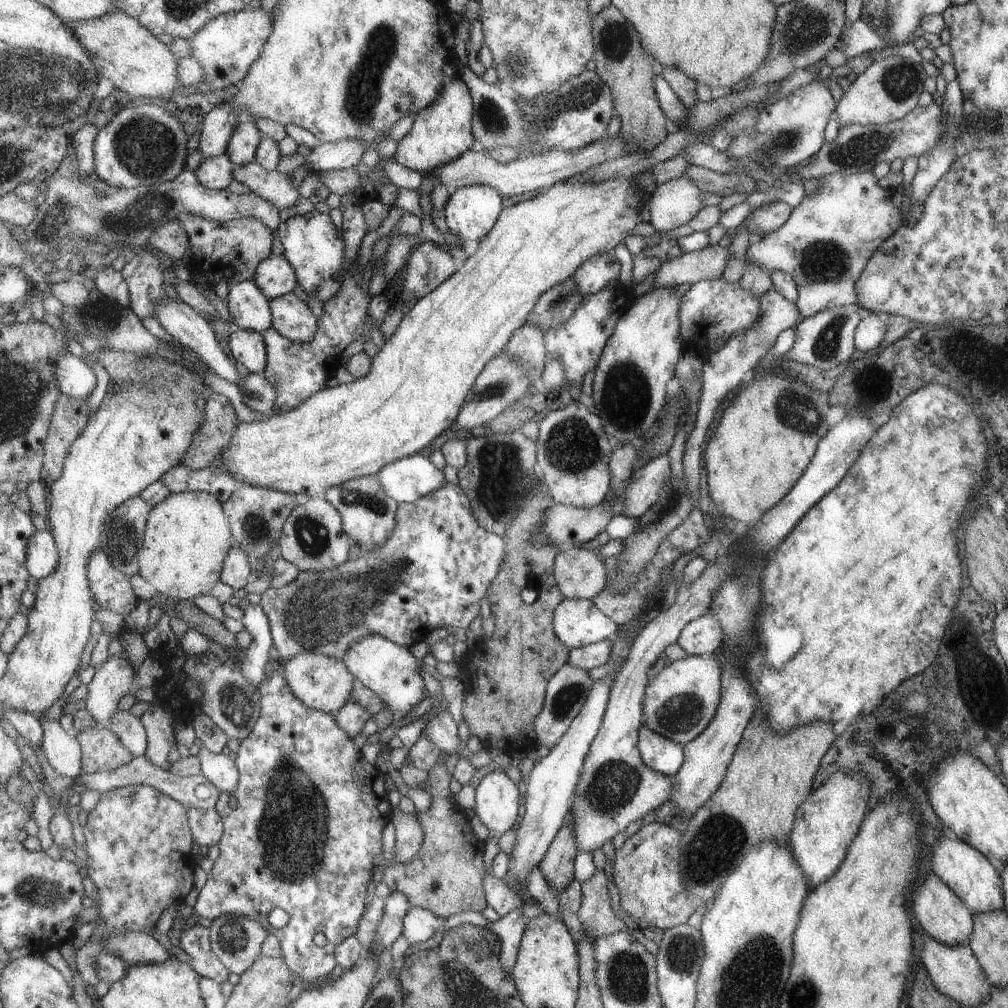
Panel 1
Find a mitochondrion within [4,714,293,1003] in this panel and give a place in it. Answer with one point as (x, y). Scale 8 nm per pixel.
(36, 890)

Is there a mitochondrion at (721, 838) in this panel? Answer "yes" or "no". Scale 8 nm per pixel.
yes

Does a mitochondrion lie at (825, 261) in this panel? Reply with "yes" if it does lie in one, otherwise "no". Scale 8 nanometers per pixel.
yes

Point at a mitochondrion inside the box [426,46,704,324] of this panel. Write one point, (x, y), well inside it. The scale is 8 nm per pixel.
(578, 98)

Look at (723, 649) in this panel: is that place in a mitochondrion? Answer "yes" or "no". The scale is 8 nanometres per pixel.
no

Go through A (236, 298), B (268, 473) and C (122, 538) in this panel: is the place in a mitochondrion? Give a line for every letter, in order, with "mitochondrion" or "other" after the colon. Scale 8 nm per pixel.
A: other
B: other
C: mitochondrion

